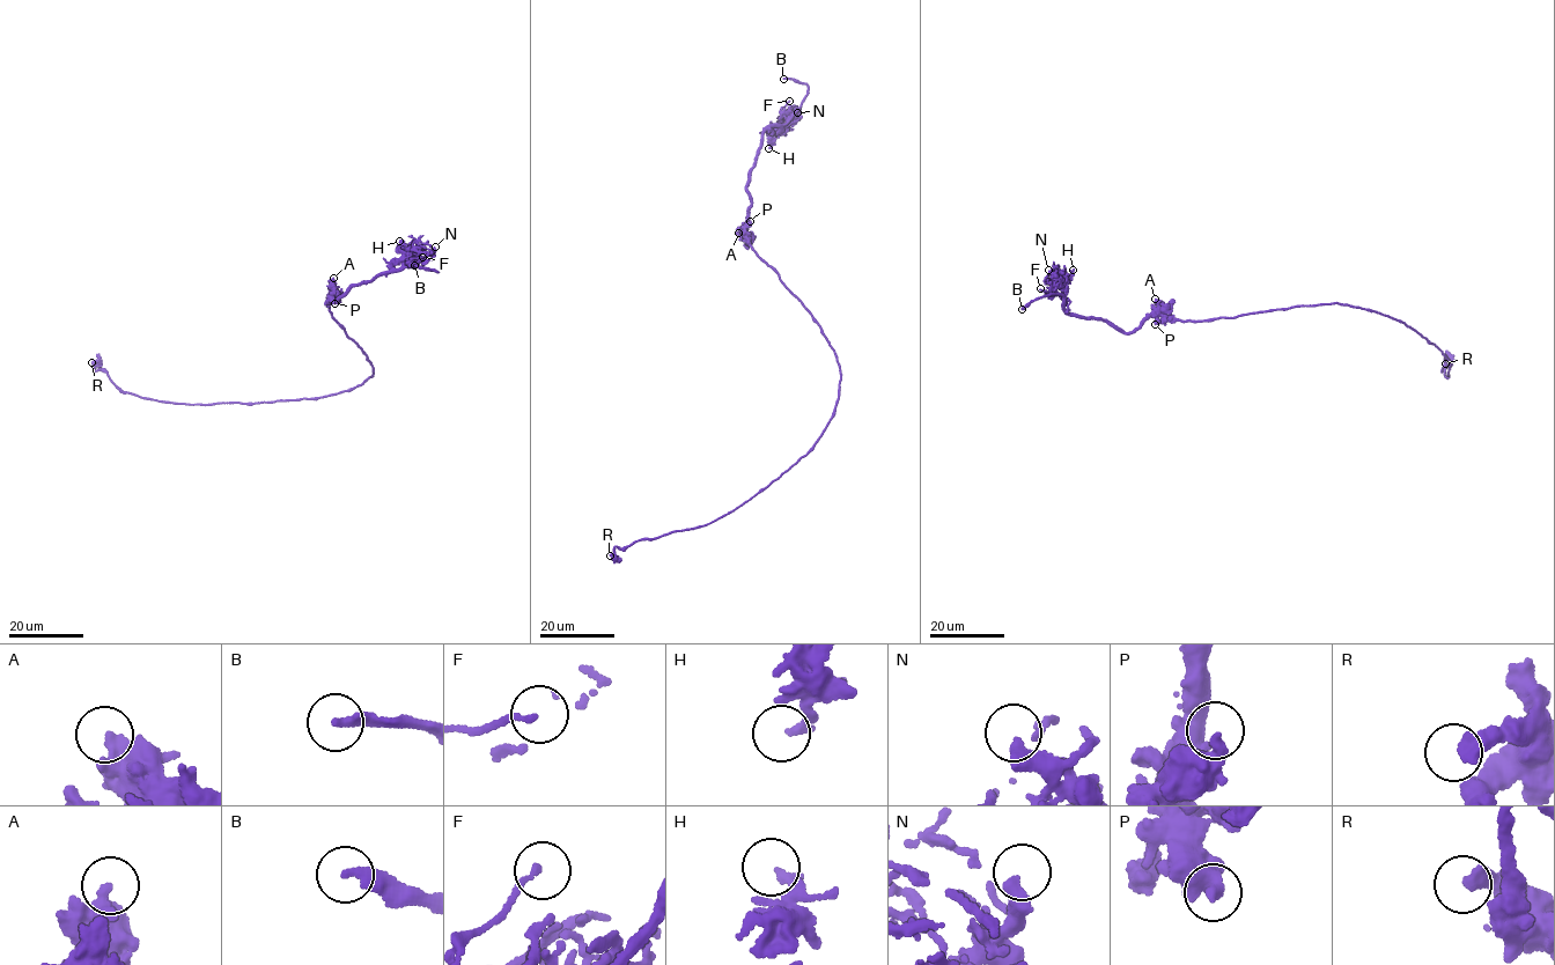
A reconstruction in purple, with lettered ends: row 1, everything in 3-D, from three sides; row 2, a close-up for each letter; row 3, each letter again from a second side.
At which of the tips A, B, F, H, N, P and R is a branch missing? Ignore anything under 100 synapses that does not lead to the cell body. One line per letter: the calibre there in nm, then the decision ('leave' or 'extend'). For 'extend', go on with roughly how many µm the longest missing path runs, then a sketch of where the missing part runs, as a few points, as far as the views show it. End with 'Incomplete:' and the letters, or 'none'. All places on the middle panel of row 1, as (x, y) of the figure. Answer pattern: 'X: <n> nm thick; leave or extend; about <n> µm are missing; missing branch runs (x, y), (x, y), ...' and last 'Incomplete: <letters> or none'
A: 480 nm thick; leave
B: 240 nm thick; extend; about 40 µm are missing; missing branch runs (783, 79), (771, 74), (763, 80), (745, 72), (731, 74), (717, 71), (701, 52), (688, 27)
F: 160 nm thick; leave
H: 260 nm thick; leave
N: 440 nm thick; leave
P: 360 nm thick; leave
R: 440 nm thick; leave
Incomplete: B

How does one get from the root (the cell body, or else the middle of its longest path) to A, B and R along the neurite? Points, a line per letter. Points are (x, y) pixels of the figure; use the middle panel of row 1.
A: (838, 358), (812, 316), (759, 256), (746, 234), (738, 233)
B: (838, 358), (818, 324), (746, 236), (746, 184), (761, 134), (787, 122), (807, 94), (805, 83), (783, 79)
R: (838, 358), (840, 378), (834, 414), (800, 461), (713, 521), (623, 549), (616, 546), (617, 558), (610, 555)

